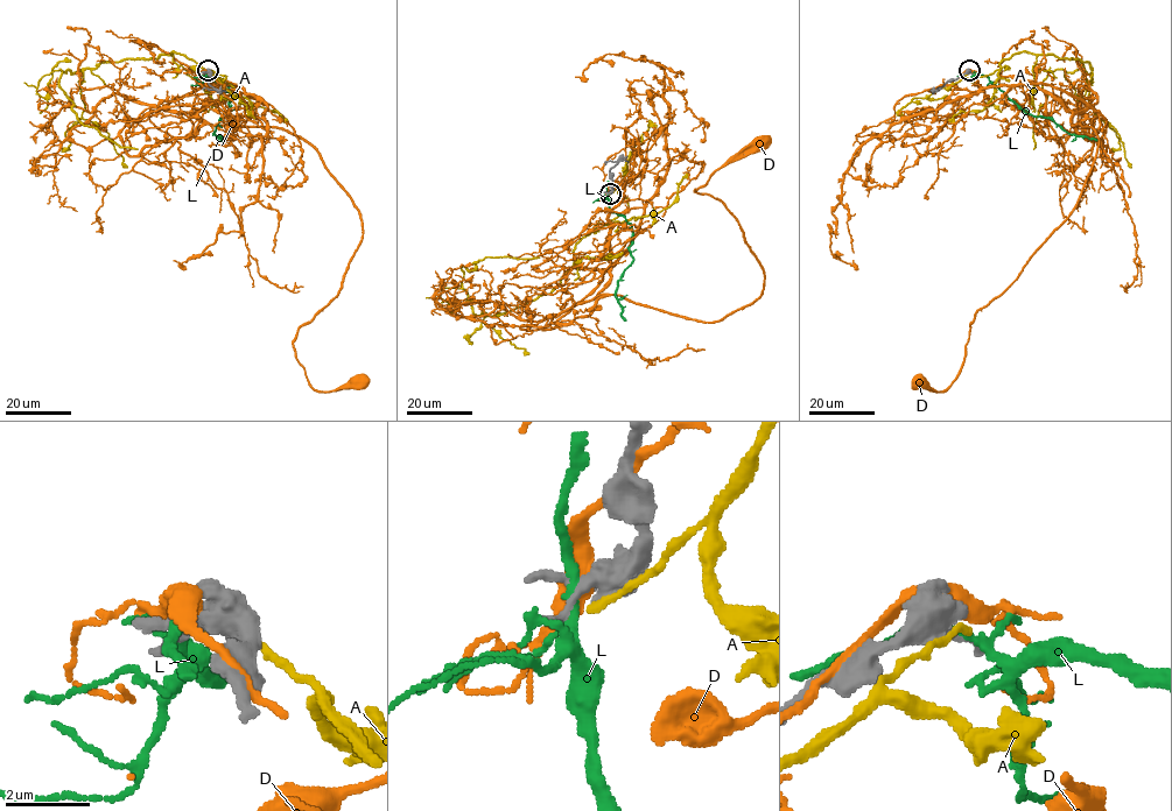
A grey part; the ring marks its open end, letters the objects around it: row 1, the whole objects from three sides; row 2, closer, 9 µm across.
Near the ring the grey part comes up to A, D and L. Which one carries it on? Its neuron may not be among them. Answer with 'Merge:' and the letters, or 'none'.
Merge: none

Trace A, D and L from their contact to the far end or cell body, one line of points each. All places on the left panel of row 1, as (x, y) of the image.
A: (209, 72), (226, 77), (174, 51), (60, 69), (60, 87), (77, 118), (138, 149)
D: (208, 69), (202, 119), (301, 136), (358, 212), (339, 290), (293, 344), (316, 390), (356, 383)
L: (205, 72), (230, 91), (227, 112), (232, 117), (220, 119), (213, 134), (224, 140)

